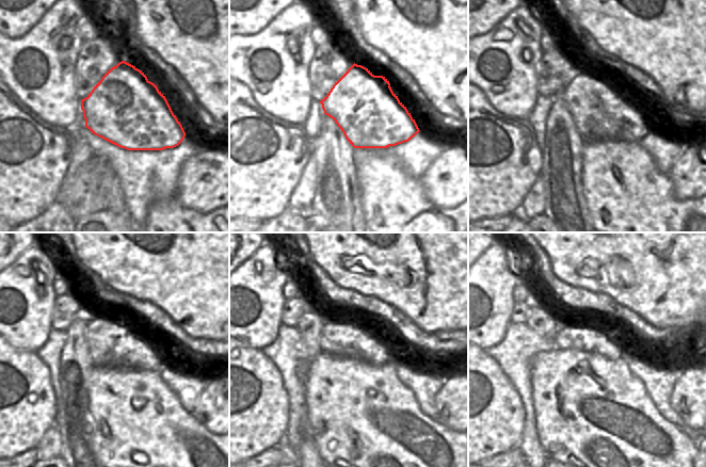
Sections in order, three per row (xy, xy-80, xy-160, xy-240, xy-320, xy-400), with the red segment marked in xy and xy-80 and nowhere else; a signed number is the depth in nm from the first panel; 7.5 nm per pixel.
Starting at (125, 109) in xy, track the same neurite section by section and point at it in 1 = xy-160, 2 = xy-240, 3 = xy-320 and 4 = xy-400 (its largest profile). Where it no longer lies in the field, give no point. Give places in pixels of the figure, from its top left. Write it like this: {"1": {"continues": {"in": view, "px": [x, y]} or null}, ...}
{"1": {"continues": {"in": "xy-160", "px": [598, 113]}}, "2": {"continues": {"in": "xy-240", "px": [112, 344]}}, "3": {"continues": {"in": "xy-320", "px": [341, 338]}}, "4": {"continues": {"in": "xy-400", "px": [571, 336]}}}

